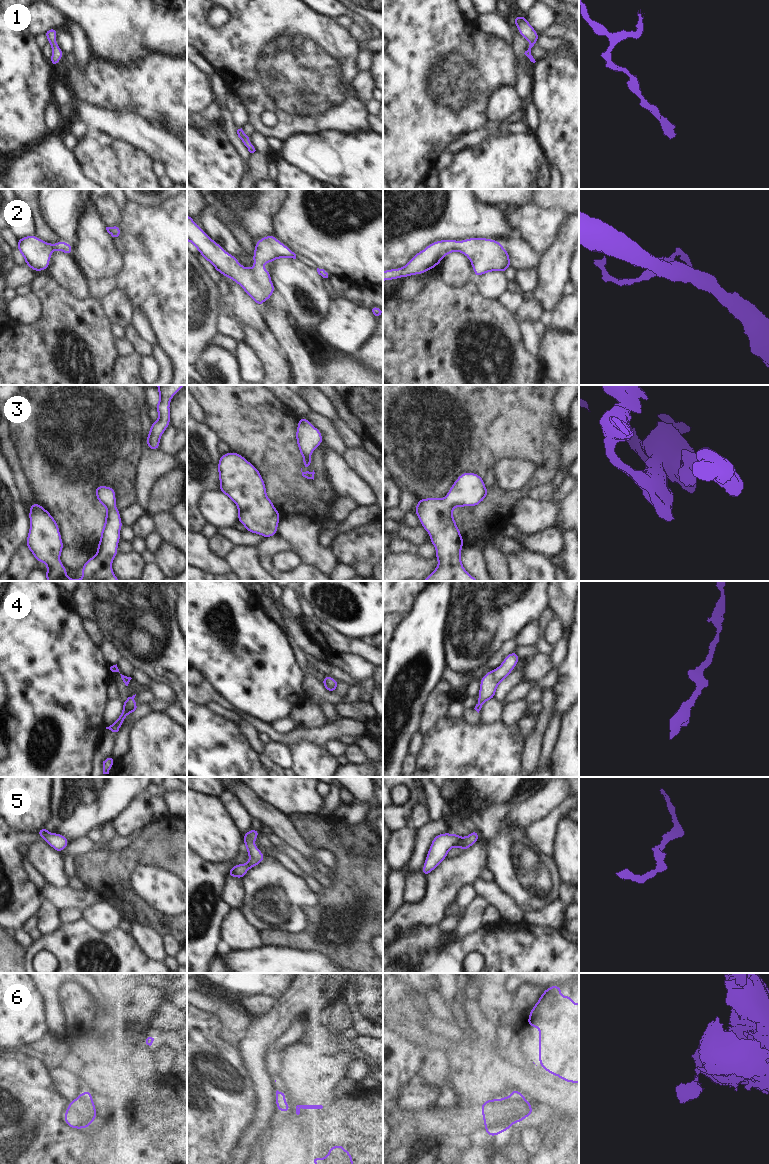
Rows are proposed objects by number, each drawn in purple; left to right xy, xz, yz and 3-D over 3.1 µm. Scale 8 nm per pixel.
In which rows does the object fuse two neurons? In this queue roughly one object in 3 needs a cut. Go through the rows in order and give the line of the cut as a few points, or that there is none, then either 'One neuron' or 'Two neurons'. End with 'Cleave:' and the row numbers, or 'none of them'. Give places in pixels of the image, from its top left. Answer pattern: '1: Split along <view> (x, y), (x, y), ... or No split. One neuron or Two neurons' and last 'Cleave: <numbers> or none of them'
1: No split. One neuron
2: No split. One neuron
3: No split. One neuron
4: No split. One neuron
5: No split. One neuron
6: Split along yz (512, 1094), (522, 1097). Two neurons
Cleave: 6

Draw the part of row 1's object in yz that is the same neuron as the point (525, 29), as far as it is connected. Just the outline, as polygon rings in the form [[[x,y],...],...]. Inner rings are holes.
[[[519,15],[515,17],[512,20],[517,28],[519,34],[524,38],[529,41],[529,48],[527,51],[525,51],[525,55],[530,59],[531,62],[535,63],[535,59],[531,55],[531,48],[537,44],[537,40],[539,38],[539,34],[536,32],[536,30],[530,25],[526,17]]]

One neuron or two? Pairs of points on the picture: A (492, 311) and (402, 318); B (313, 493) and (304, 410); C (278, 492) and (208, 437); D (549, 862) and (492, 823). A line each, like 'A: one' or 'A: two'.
A: one
B: two
C: two
D: one

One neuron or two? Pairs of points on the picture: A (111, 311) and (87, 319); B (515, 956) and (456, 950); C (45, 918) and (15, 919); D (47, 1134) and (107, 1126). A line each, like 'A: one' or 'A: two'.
A: two
B: one
C: two
D: two

